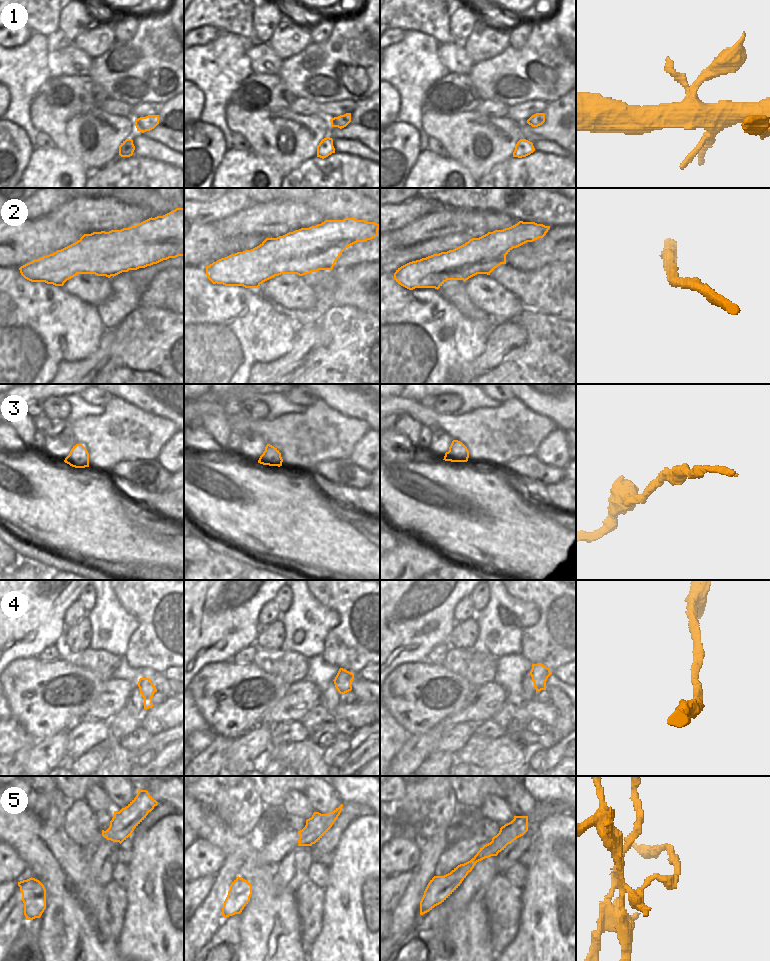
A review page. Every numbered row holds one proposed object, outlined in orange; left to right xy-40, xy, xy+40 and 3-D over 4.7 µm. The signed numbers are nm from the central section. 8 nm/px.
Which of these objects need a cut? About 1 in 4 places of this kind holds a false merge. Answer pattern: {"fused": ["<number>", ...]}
{"fused": ["5"]}

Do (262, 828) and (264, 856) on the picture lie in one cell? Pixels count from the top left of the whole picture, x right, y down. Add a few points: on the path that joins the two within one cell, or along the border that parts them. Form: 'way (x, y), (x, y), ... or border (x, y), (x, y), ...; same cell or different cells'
border (282, 830), (267, 840), (258, 850); different cells

